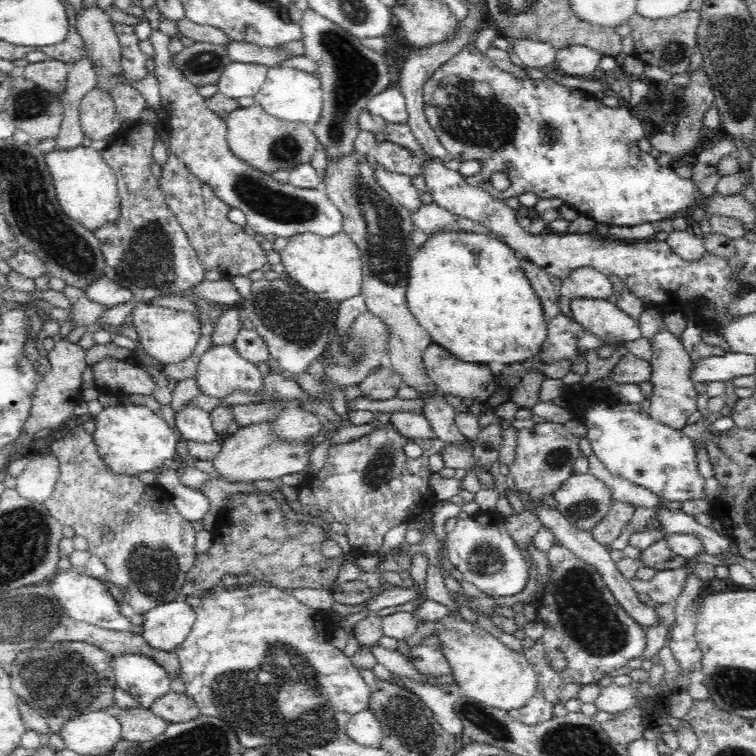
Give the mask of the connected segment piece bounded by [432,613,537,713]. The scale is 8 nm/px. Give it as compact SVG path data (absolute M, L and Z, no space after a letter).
M448 614L432 623L442 644L442 653L450 663L452 677L462 694L483 705L510 712L521 709L534 696L537 676L523 653L512 651L478 623L470 623L459 614Z

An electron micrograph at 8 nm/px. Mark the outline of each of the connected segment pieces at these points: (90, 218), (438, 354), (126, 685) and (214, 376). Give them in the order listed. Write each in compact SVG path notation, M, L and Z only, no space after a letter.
M82 145L74 150L55 148L46 154L45 162L53 174L59 205L68 217L91 231L117 220L121 210L117 178L102 159L98 145Z
M431 343L428 346L428 349L422 354L422 359L428 377L434 382L435 387L442 390L446 395L452 394L452 396L460 399L474 399L481 403L491 398L494 392L496 392L496 367L493 365L463 362L436 343Z
M139 654L112 658L109 667L117 686L148 708L170 690L171 678L156 660Z
M233 344L230 346L212 345L202 355L195 378L200 392L221 400L234 392L256 394L256 392L263 392L264 389L263 375L259 368L248 360L241 358Z

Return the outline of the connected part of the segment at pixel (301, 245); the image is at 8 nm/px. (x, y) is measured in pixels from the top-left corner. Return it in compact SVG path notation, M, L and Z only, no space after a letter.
M344 232L330 238L312 233L296 234L288 239L287 245L279 253L285 267L284 277L290 276L307 291L317 294L320 299L342 302L361 294L361 250Z

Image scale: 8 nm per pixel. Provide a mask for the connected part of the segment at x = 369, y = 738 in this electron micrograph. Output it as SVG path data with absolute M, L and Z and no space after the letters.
M368 708L350 717L346 725L346 734L360 746L369 747L370 750L379 750L383 730L376 715Z

